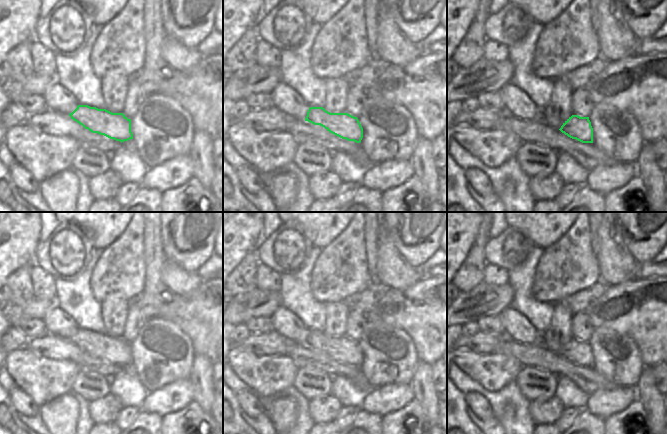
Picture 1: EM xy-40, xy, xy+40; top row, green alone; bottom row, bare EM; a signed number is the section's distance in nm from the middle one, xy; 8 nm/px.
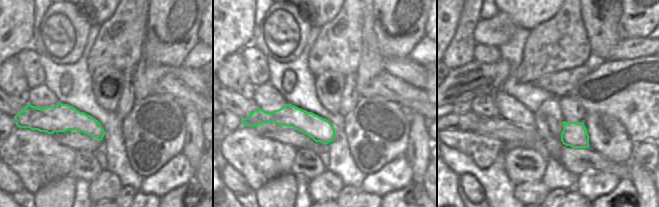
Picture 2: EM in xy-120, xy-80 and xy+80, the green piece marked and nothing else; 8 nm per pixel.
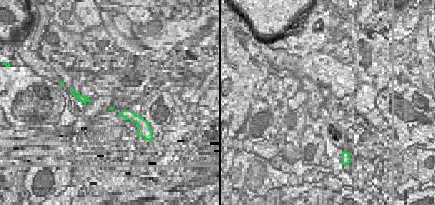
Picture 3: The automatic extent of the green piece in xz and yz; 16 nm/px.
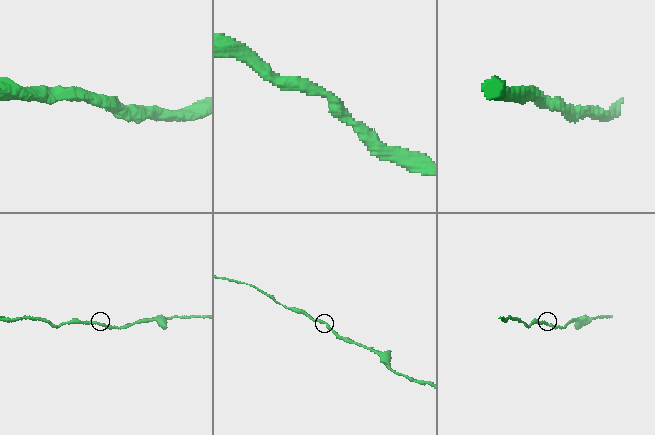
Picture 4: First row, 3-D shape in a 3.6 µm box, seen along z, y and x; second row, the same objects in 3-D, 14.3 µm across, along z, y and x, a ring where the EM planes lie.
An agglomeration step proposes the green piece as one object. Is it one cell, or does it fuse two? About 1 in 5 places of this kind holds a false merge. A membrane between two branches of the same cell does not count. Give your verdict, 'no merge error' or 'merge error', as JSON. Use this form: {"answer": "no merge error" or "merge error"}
{"answer": "no merge error"}

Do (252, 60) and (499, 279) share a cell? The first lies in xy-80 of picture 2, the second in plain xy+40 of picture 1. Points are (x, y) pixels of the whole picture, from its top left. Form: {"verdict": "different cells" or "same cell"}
{"verdict": "same cell"}

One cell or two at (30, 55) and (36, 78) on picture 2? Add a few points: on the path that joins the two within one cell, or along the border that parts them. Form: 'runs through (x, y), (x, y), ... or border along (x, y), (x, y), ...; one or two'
runs through (30, 61), (33, 72); one

